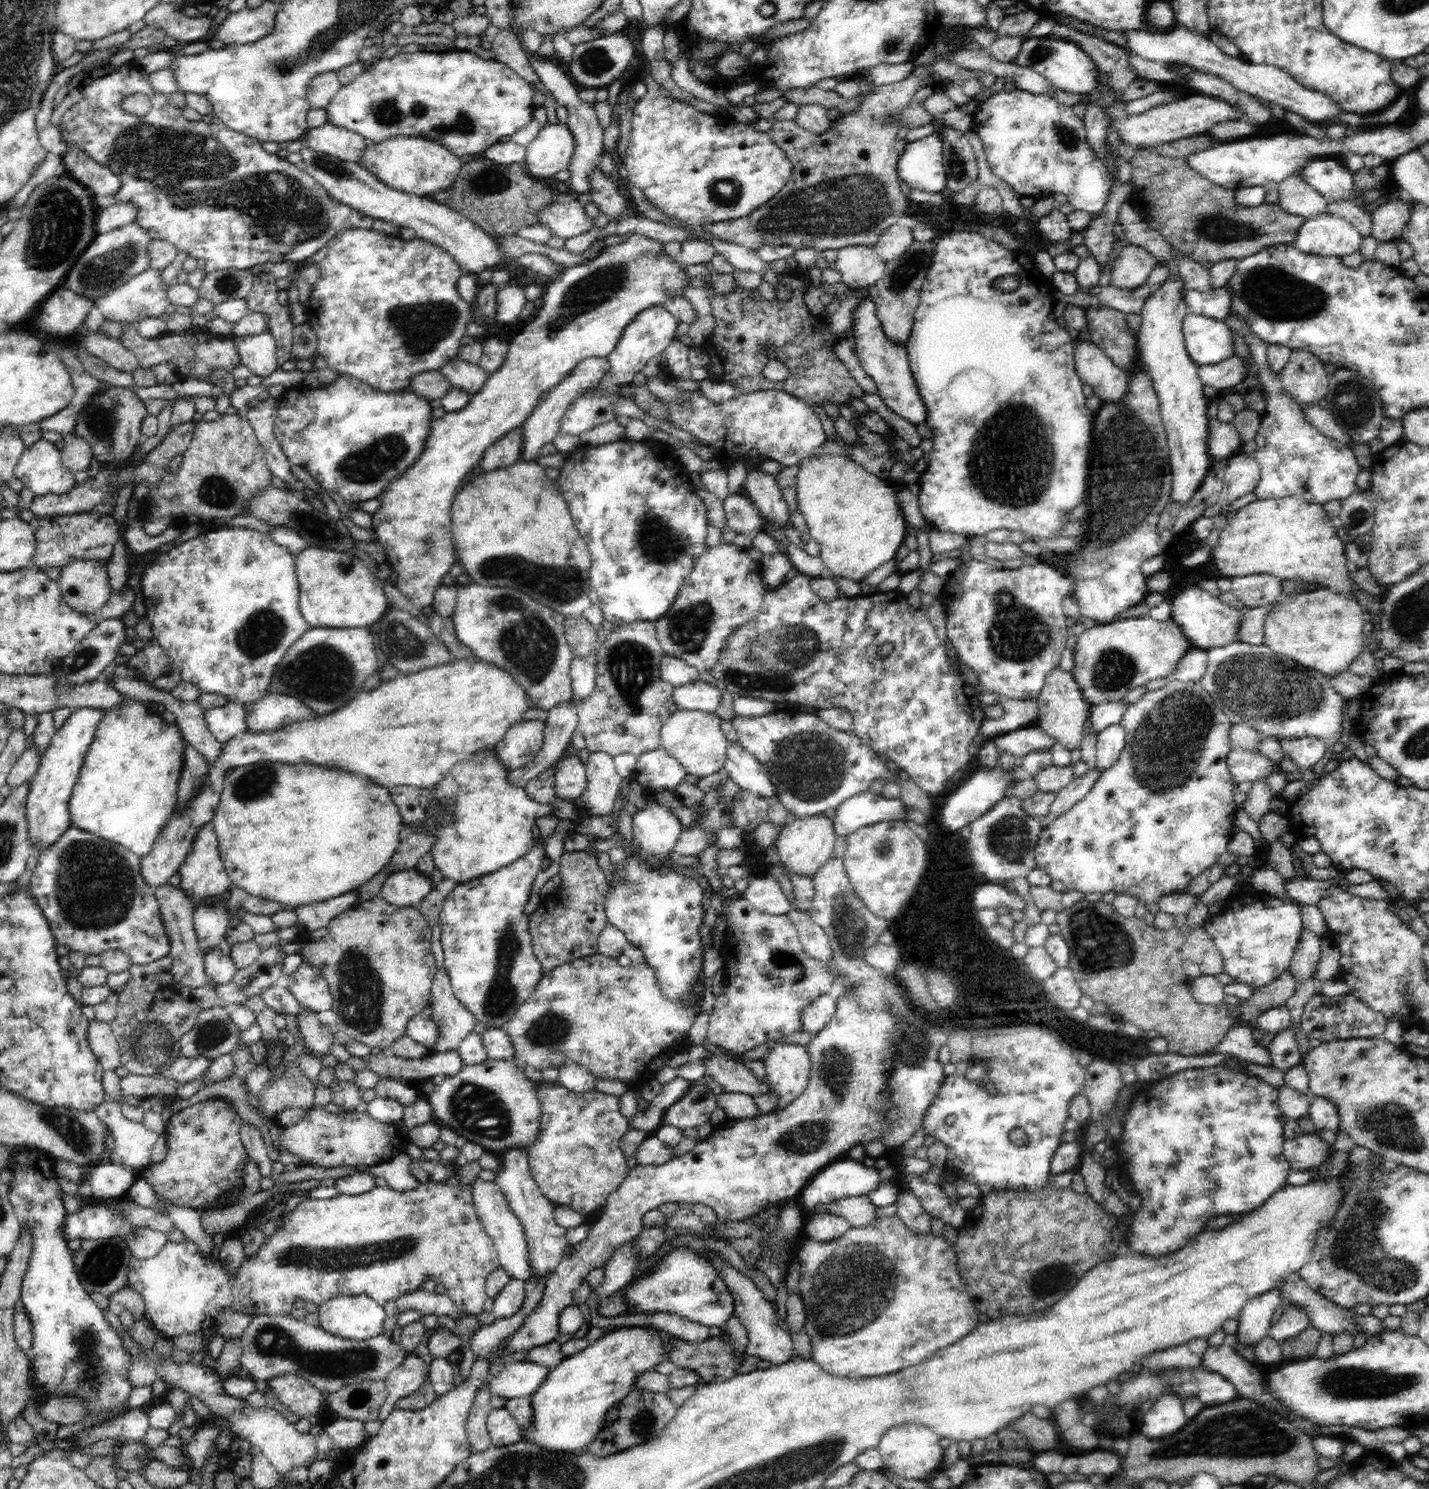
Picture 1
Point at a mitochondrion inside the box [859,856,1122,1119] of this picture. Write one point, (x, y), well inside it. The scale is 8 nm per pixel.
(911, 1045)

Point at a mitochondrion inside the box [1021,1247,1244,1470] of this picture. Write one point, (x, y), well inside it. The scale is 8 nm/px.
(1208, 1438)

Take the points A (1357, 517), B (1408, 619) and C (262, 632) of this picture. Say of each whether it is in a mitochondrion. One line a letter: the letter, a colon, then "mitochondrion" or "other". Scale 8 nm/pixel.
A: mitochondrion
B: mitochondrion
C: mitochondrion

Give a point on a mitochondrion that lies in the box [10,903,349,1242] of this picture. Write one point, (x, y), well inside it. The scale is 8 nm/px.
(71, 1131)

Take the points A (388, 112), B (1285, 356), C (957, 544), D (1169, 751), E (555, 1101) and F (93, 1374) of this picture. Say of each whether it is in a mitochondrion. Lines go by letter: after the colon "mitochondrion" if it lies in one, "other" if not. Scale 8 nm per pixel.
A: mitochondrion
B: other
C: other
D: mitochondrion
E: other
F: mitochondrion

